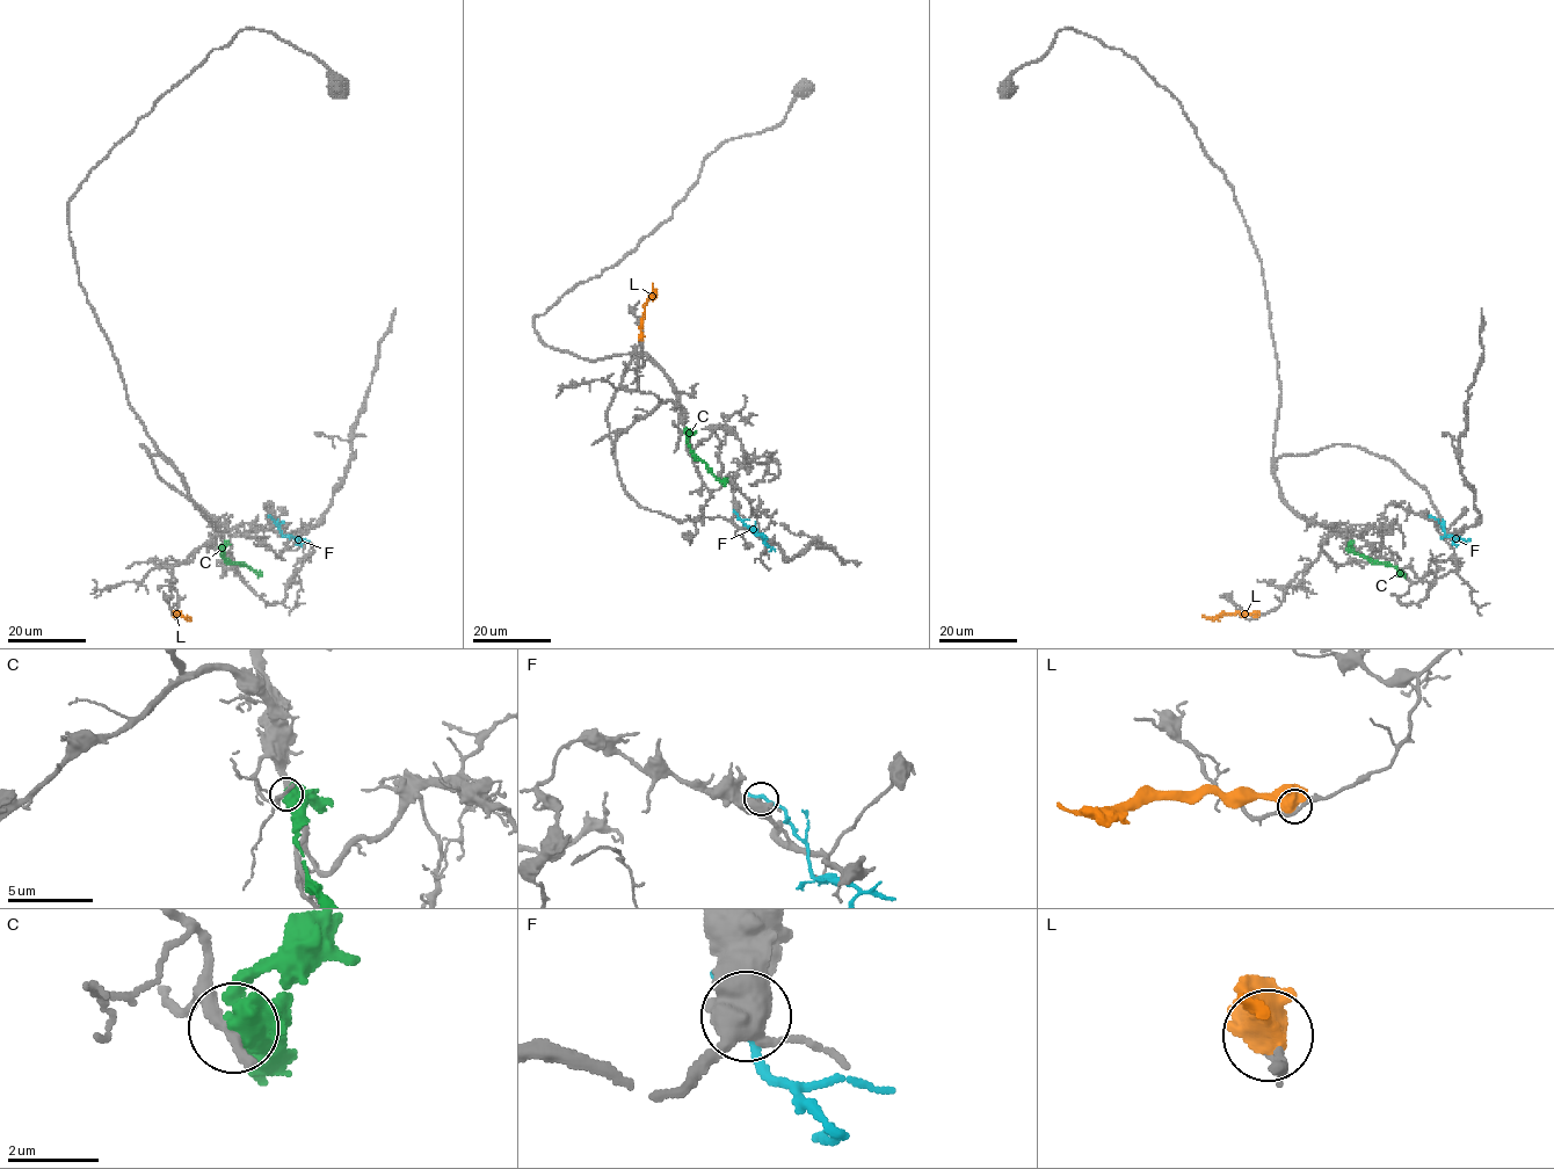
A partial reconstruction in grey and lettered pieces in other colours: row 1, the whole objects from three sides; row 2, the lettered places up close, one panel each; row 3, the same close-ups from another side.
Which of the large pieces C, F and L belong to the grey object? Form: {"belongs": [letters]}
{"belongs": []}

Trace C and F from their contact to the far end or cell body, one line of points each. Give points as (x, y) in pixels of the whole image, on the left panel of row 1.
C: (219, 551), (231, 563), (249, 566), (259, 578)
F: (271, 517), (283, 535), (310, 541)

